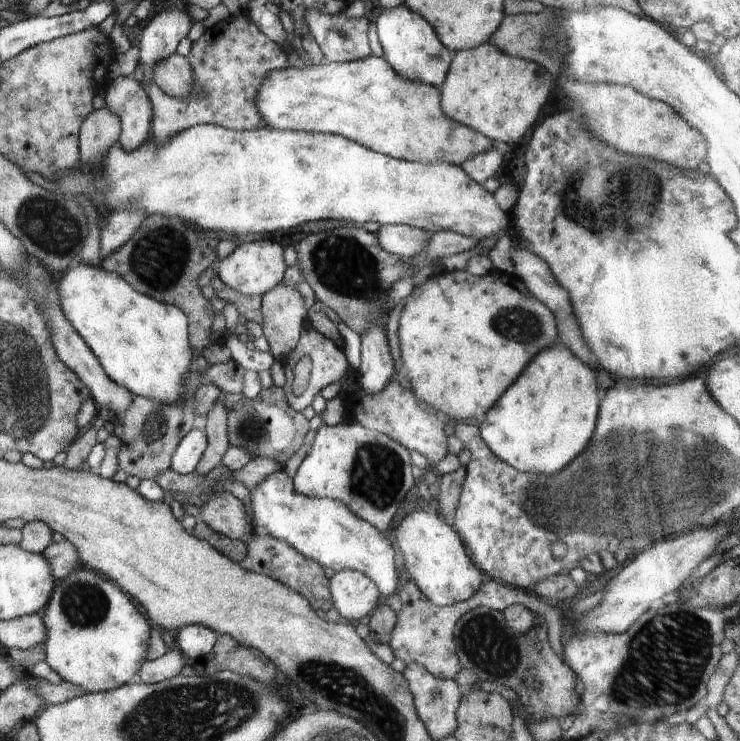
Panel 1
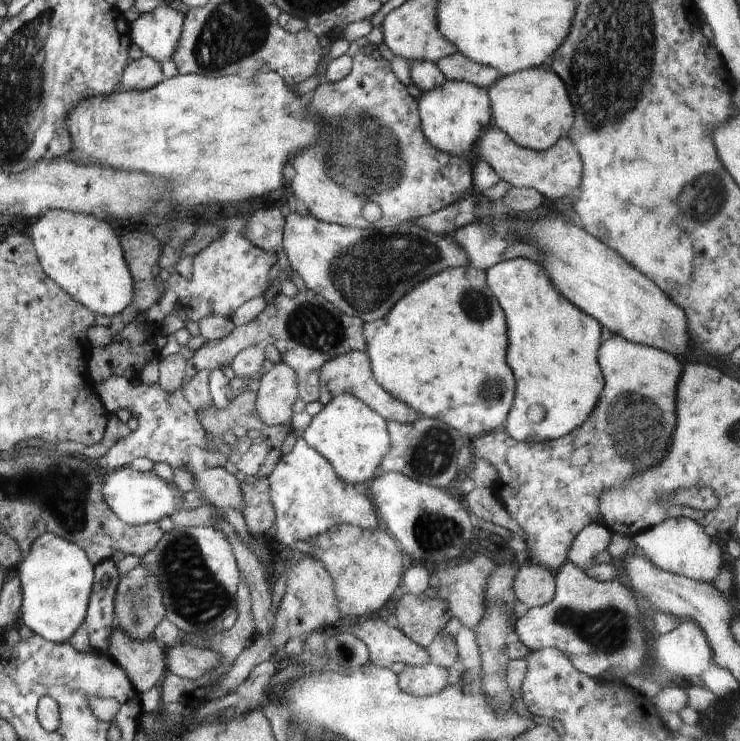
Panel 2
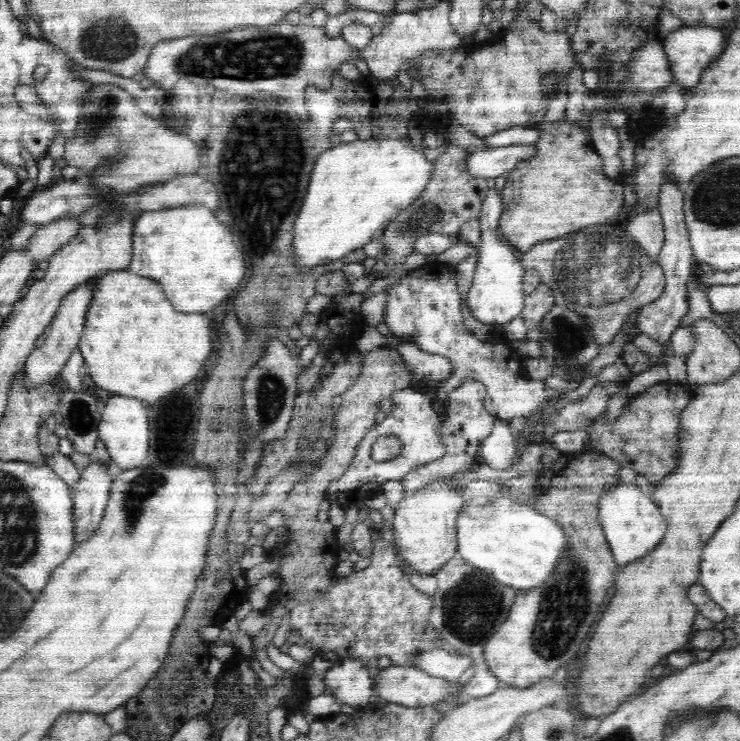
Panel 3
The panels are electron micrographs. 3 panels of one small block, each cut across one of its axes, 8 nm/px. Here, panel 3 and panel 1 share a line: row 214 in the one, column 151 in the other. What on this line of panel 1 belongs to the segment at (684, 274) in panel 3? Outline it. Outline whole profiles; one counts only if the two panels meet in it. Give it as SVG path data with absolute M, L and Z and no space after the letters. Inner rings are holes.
M168 650L160 658L144 661L139 666L137 678L149 685L159 683L178 675L186 662L180 651Z

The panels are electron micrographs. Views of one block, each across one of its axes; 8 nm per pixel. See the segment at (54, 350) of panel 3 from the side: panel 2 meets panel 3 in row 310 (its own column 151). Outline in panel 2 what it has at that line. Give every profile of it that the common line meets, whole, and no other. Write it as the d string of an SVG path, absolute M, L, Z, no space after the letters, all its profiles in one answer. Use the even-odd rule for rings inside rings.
M144 55L140 59L129 60L116 92L122 89L146 90L160 84L165 78L161 64L152 57Z

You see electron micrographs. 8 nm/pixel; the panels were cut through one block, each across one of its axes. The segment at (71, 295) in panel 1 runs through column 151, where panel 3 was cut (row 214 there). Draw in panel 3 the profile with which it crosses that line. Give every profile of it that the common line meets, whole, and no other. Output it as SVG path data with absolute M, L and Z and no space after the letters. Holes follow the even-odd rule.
M370 138L342 142L320 154L314 163L306 196L294 225L293 260L299 270L304 272L306 268L338 260L380 238L388 224L424 192L430 180L433 161L428 161L423 151L424 148L416 150L410 140Z

